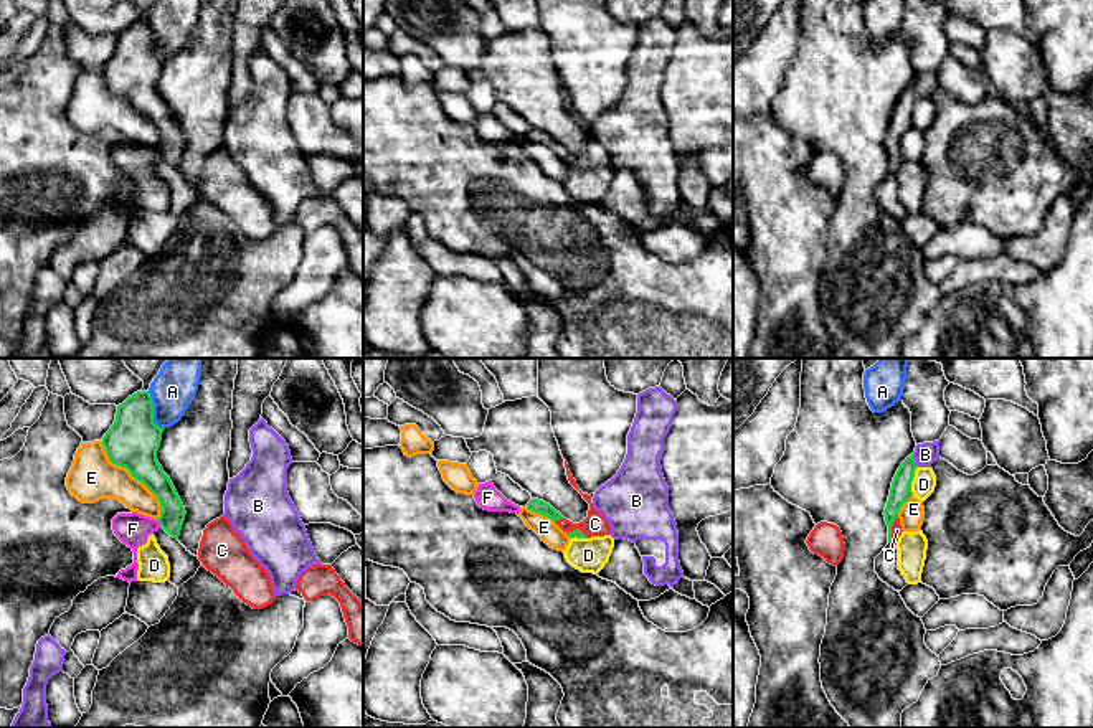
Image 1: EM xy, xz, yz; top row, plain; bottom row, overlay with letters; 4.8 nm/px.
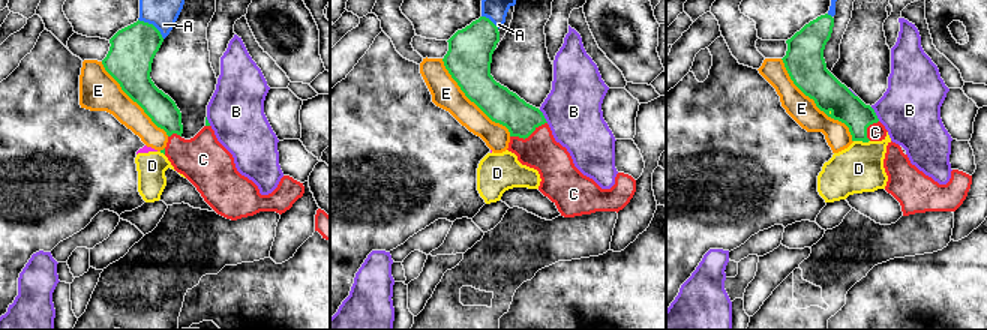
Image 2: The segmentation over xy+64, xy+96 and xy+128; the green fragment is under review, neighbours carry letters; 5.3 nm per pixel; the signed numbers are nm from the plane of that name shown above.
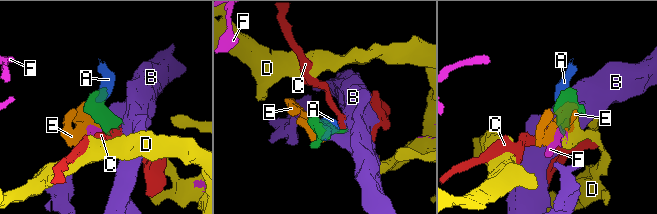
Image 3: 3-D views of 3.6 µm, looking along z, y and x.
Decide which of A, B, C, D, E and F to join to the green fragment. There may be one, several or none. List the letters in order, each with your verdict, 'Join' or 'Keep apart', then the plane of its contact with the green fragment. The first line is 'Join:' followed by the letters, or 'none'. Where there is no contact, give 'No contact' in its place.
Join: C
A: Keep apart. Touches green in xy
B: Keep apart. Touches green in yz
C: Join. Touches green in yz
D: Keep apart. Touches green in yz
E: Keep apart. Touches green in xy
F: Keep apart. Touches green in xy

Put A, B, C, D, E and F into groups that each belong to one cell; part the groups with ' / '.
A / B E / C / D F

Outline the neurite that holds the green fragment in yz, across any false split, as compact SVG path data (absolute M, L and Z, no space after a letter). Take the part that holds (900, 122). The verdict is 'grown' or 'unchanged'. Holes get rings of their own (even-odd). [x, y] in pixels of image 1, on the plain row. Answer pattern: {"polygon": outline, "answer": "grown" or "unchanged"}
{"polygon": "M911 84L901 92L892 112L892 119L883 145L888 155L888 173L893 175L897 175L898 167L903 162L900 155L898 142L901 135L913 127L911 112L915 107L915 101L916 101L916 92Z", "answer": "grown"}

